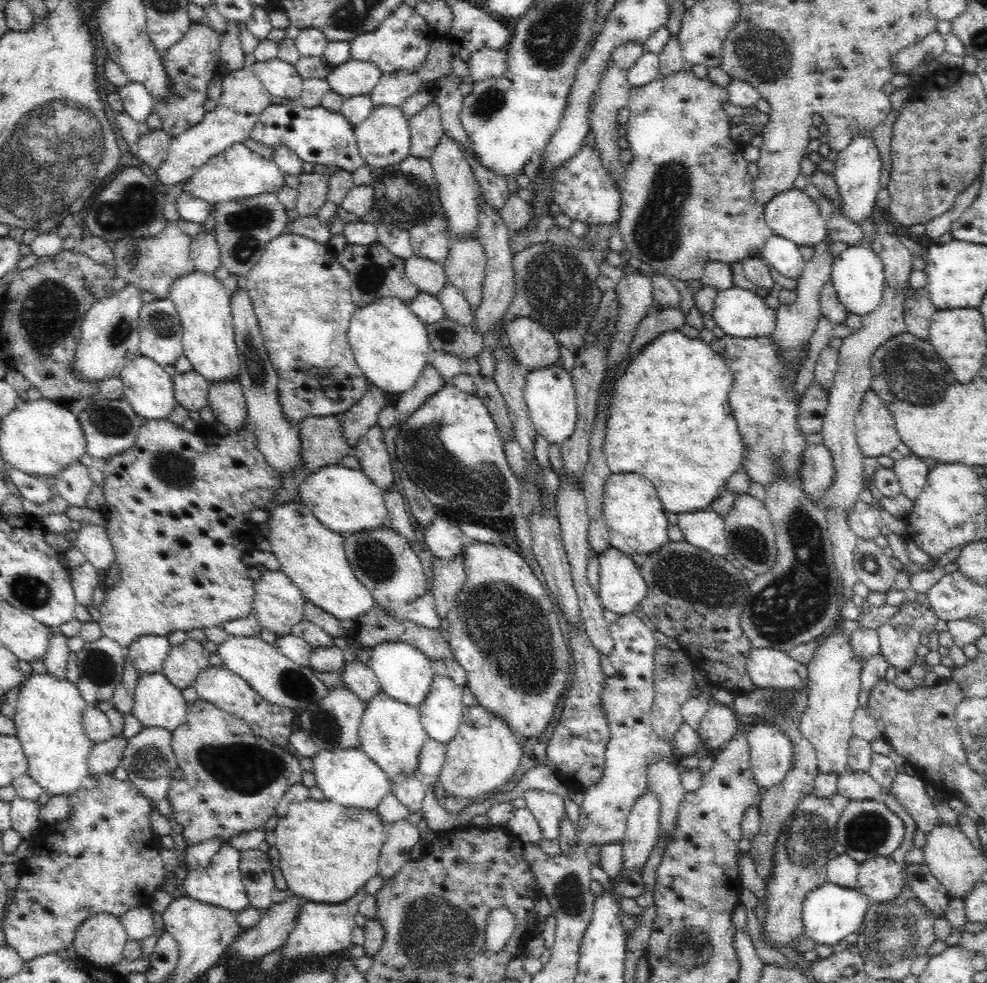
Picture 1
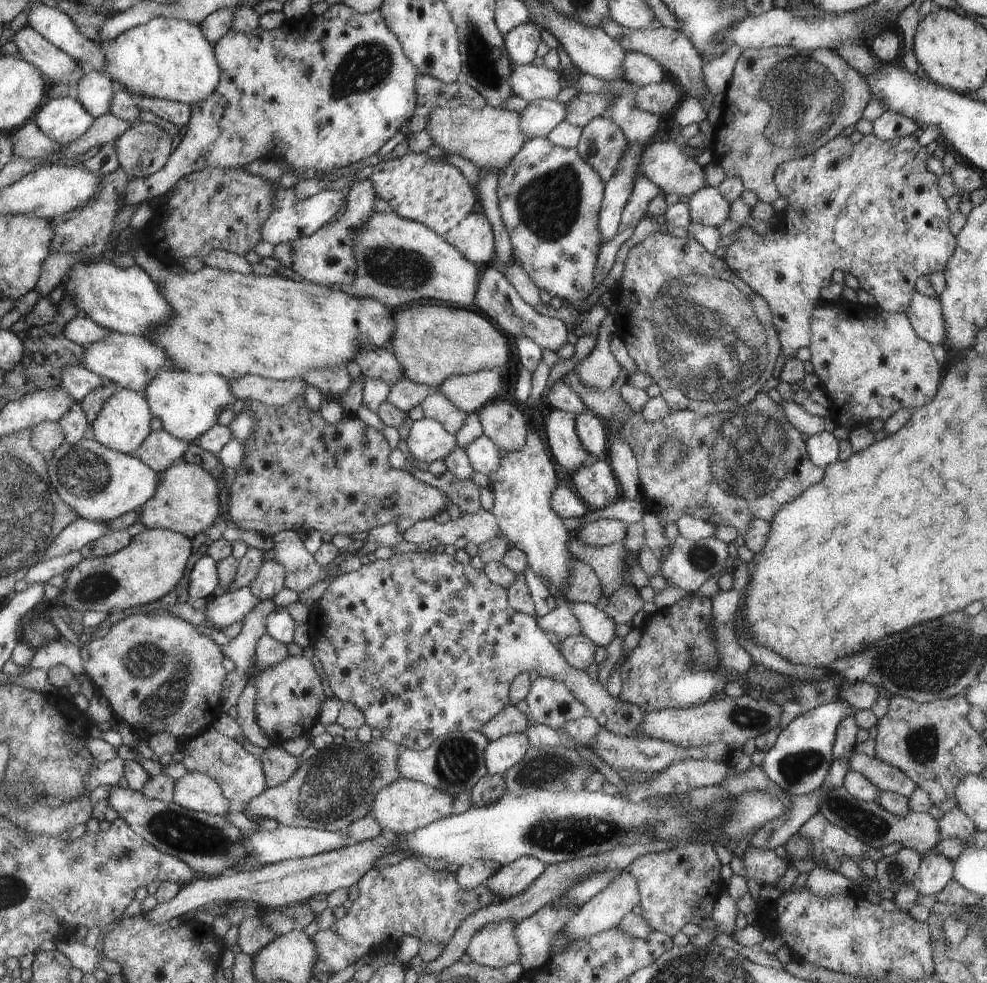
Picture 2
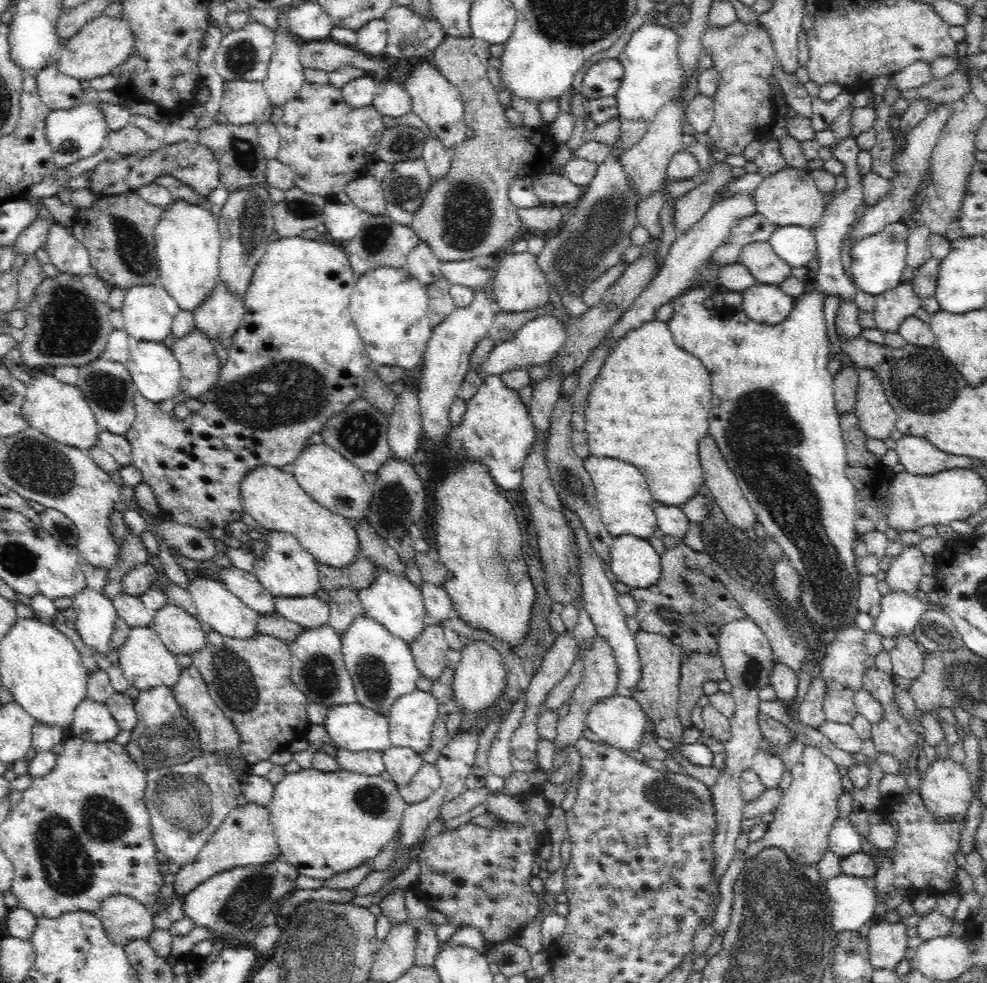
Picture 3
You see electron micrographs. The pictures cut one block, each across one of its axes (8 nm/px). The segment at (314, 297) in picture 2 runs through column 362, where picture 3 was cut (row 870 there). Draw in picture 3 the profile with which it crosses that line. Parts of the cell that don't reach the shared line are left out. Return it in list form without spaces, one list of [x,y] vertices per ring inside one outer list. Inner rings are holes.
[[[292,766],[287,768],[283,778],[274,784],[272,798],[270,798],[270,804],[268,804],[267,808],[269,810],[269,822],[273,825],[273,832],[276,835],[283,859],[294,868],[297,868],[300,875],[304,874],[304,876],[310,876],[310,878],[316,878],[316,880],[326,880],[331,876],[356,868],[360,866],[360,864],[368,862],[368,860],[373,860],[382,850],[382,847],[384,847],[386,843],[389,843],[396,835],[407,806],[407,802],[403,799],[394,781],[382,779],[380,775],[368,776],[366,774],[348,772],[342,769],[338,769],[334,772],[322,772],[321,770],[316,770],[314,767],[298,768]]]

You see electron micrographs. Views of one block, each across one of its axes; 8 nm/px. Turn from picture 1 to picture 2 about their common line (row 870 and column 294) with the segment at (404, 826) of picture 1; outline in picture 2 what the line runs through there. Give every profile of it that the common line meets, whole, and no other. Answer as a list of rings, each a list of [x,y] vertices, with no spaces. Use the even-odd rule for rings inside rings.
[[[247,374],[229,380],[229,386],[235,398],[239,400],[281,406],[295,396],[301,395],[305,382],[300,377],[276,381]]]

